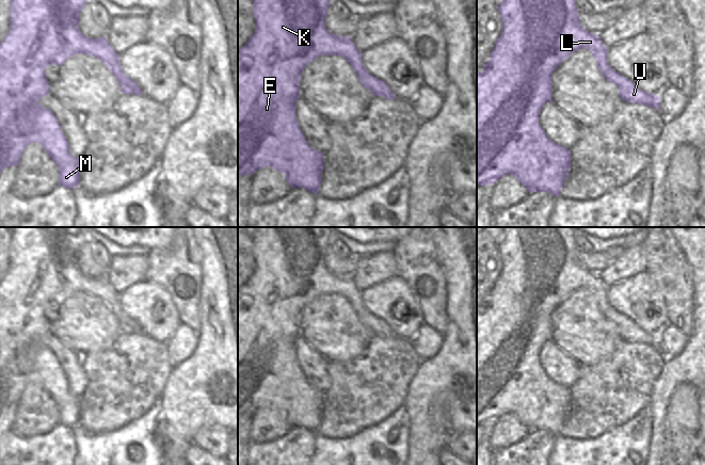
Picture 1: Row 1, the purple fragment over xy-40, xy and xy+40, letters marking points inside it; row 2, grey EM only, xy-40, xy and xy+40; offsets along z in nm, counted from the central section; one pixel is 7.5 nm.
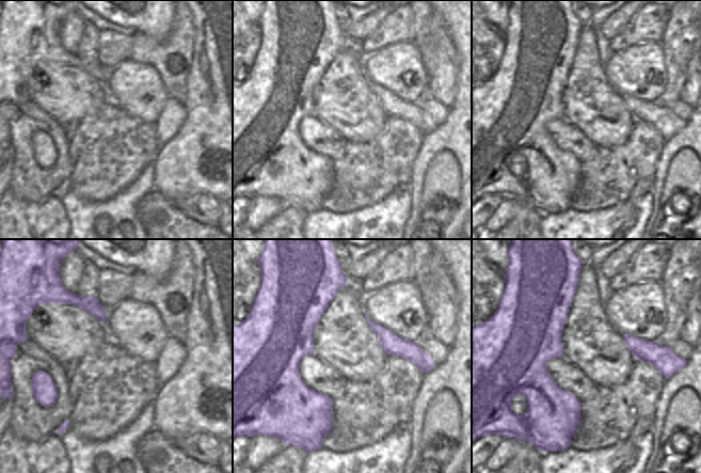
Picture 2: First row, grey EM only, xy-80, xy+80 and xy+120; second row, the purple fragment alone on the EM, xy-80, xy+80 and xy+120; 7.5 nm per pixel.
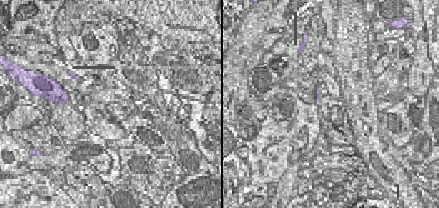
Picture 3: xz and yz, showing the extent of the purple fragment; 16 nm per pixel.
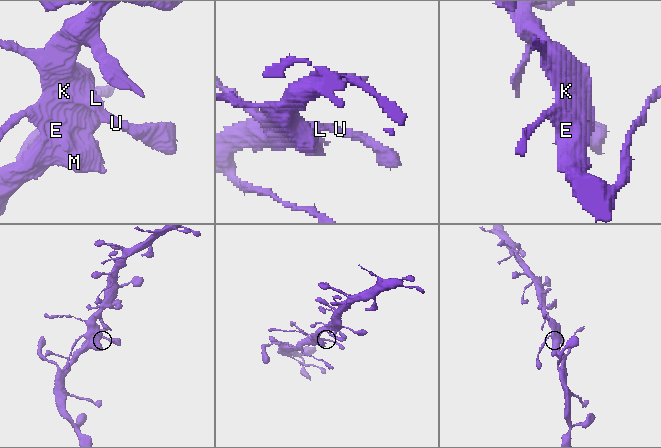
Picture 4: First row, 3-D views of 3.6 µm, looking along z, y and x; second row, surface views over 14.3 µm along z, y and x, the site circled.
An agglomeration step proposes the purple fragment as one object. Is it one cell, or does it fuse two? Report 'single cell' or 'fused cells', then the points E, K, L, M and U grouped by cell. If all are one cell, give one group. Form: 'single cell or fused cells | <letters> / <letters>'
single cell | E K L M U

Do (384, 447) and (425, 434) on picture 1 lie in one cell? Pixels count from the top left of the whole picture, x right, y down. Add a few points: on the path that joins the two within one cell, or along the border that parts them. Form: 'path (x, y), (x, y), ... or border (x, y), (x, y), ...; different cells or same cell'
border (407, 414), (410, 421), (409, 453); different cells

